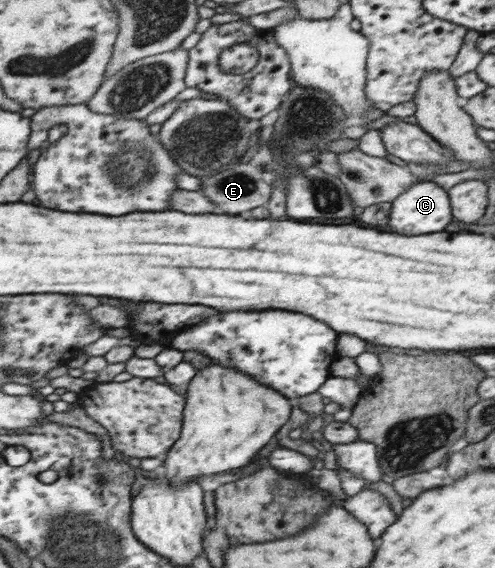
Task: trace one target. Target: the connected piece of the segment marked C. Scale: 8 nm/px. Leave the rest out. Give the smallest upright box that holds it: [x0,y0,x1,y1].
[389,182,453,233]

